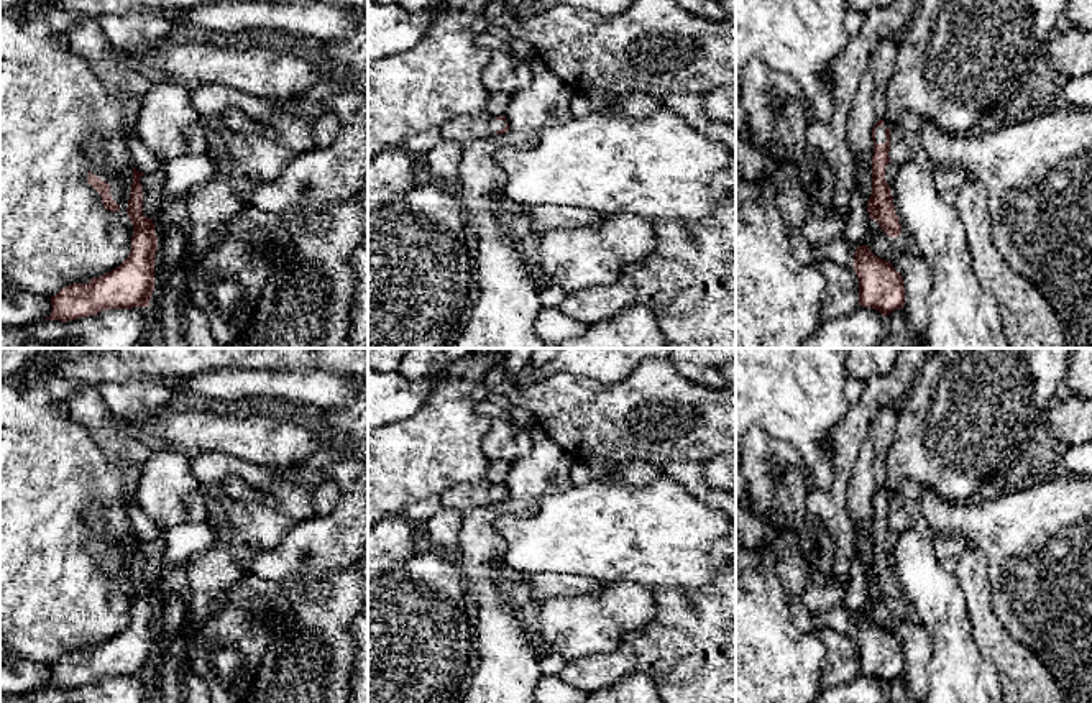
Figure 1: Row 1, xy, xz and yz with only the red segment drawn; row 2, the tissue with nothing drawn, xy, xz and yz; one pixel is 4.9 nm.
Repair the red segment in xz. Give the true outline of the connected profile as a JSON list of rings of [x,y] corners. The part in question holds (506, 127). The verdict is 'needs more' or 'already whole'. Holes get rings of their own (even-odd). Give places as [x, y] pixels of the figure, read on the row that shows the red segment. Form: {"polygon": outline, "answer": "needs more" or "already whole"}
{"polygon": [[[506,117],[484,118],[455,118],[440,126],[445,141],[455,141],[466,146],[476,138],[488,138],[491,135],[502,135],[509,130]]], "answer": "needs more"}

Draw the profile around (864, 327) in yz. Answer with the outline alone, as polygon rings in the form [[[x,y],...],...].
[[[859,306],[851,314],[824,324],[805,340],[803,348],[880,348],[887,333],[885,317]]]

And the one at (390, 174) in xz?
[[[404,148],[378,154],[368,163],[368,214],[401,199],[417,181]]]

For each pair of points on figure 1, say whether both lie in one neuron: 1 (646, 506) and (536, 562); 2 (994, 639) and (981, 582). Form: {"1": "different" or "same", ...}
{"1": "same", "2": "same"}

